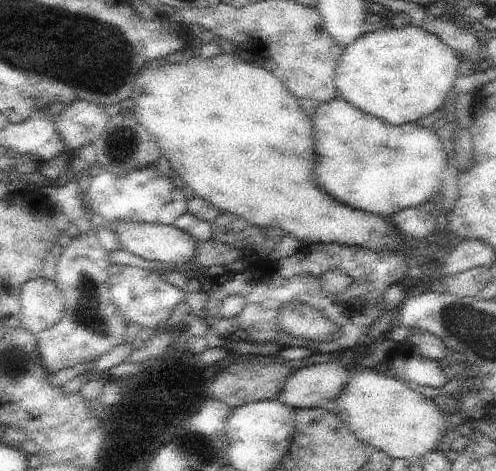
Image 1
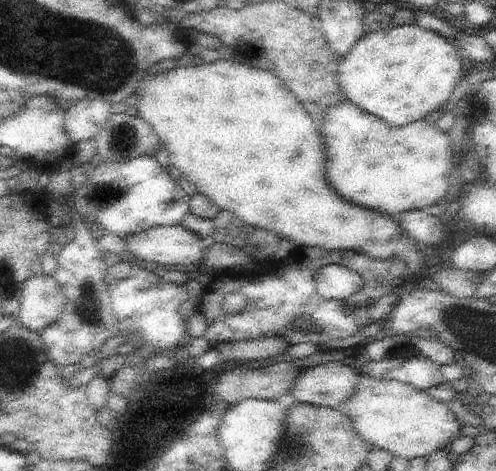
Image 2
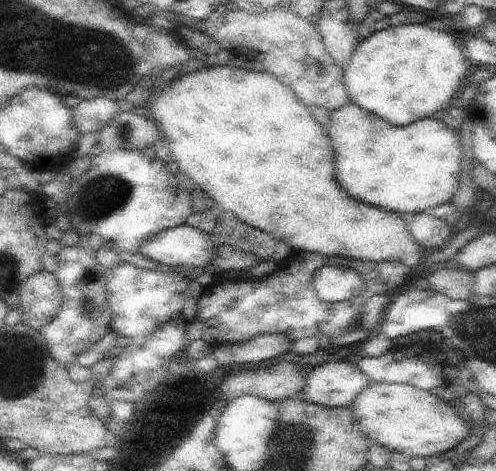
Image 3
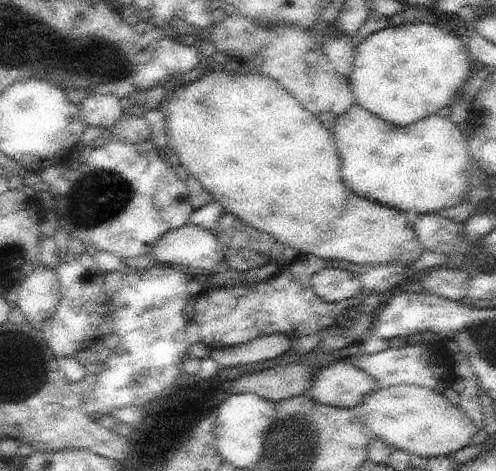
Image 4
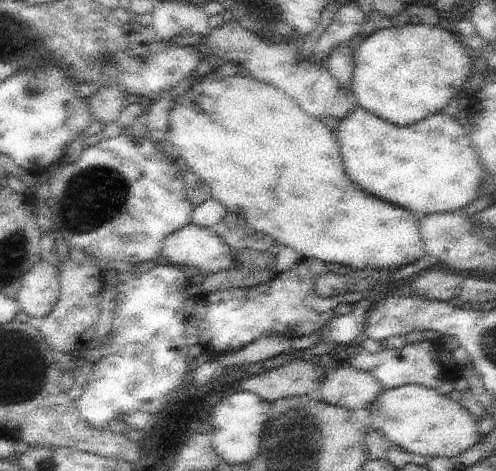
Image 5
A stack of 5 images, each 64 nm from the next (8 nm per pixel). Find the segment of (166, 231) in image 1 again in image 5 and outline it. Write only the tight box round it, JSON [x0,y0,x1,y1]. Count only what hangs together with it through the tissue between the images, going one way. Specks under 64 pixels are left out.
[159,224,239,274]

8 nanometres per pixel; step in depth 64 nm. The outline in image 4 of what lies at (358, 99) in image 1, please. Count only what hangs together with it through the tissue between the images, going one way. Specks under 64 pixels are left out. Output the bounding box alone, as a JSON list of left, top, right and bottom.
[347,24,475,128]

